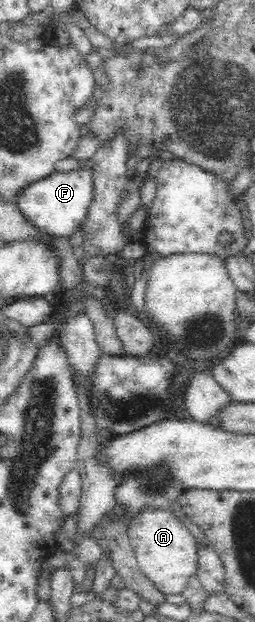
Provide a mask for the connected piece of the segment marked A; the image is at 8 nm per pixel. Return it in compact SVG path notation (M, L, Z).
M142 508L128 522L126 535L130 541L130 547L134 549L140 570L156 585L160 592L180 594L185 589L188 579L197 572L196 540L189 529L167 508Z

